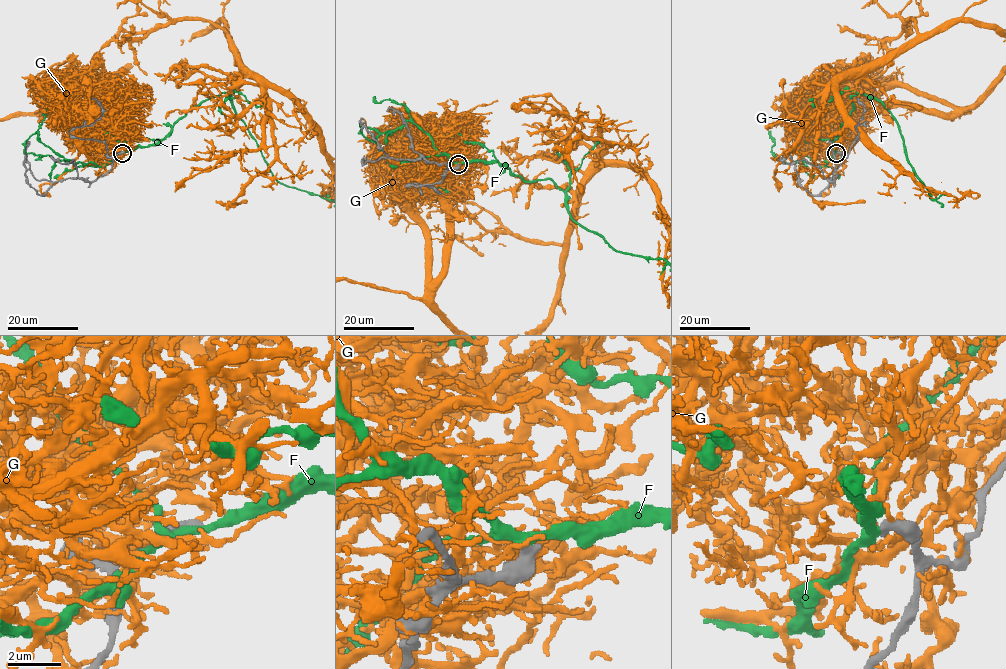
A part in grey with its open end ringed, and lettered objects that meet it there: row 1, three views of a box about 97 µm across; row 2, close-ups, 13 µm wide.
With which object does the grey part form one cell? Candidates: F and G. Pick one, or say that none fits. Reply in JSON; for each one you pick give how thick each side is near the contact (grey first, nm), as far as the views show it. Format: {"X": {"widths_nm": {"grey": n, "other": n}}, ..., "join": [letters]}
{"join": []}

